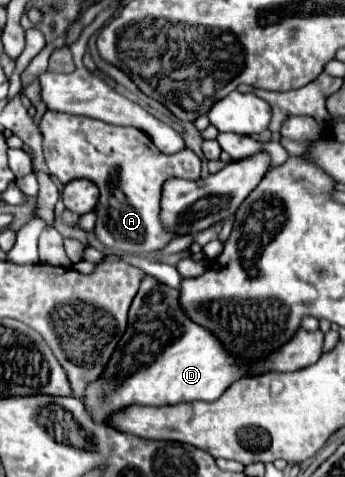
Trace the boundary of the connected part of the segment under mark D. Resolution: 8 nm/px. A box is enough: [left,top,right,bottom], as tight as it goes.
[82,277,248,425]

